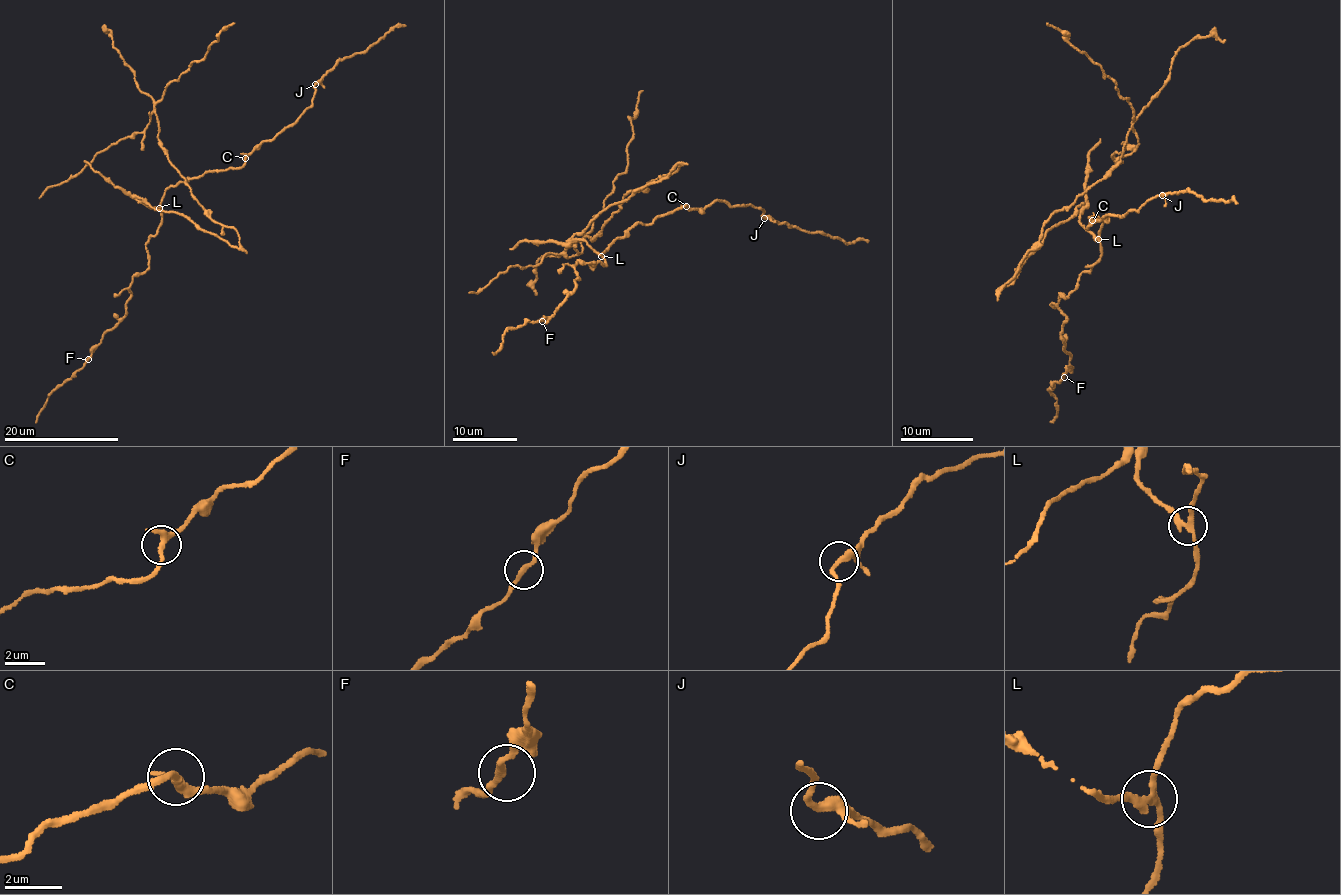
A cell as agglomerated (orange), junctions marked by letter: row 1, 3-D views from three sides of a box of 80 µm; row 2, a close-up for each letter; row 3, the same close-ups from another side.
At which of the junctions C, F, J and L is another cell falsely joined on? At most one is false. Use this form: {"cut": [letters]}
{"cut": ["L"]}

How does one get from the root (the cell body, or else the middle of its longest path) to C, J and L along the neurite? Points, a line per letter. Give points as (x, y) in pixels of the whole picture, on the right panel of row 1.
C: (1045, 236), (1077, 206), (1081, 222), (1095, 236), (1103, 221), (1089, 217), (1096, 221), (1088, 228), (1092, 220)
J: (1045, 236), (1077, 206), (1095, 236), (1103, 221), (1089, 217), (1096, 221), (1088, 228), (1162, 195)
L: (1045, 236), (1045, 231), (1070, 218), (1077, 206), (1081, 208), (1081, 222), (1097, 238)

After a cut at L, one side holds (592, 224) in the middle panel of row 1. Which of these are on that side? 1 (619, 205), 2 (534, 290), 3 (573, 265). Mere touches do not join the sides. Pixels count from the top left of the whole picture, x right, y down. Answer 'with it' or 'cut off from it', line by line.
1: with it
2: with it
3: cut off from it

